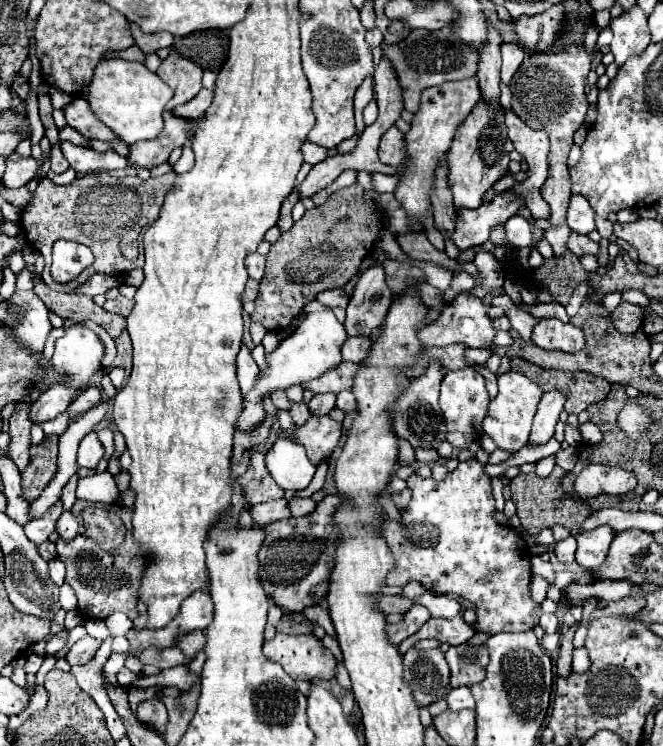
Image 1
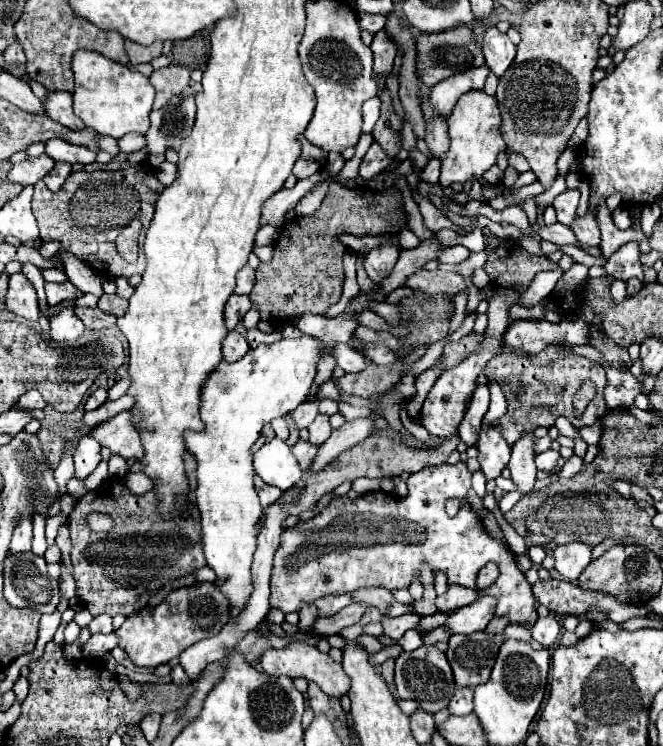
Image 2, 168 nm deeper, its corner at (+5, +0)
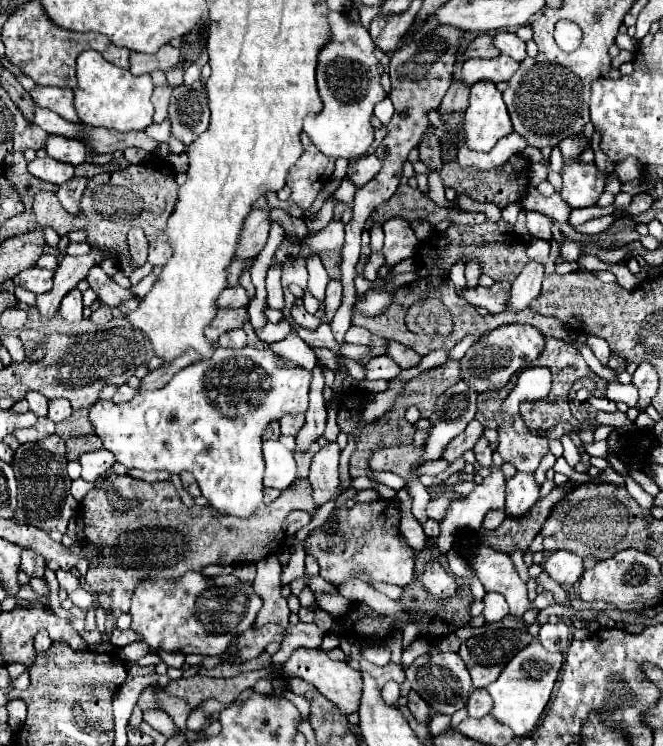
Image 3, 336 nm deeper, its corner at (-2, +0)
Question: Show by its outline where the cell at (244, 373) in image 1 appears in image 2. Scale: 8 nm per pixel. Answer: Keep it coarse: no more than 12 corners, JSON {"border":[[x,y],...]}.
{"border":[[231,330],[223,338],[223,356],[239,360],[247,354],[247,340]]}

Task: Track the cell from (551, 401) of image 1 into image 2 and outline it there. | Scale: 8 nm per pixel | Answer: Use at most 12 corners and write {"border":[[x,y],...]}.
{"border":[[533,434],[521,436],[507,464],[521,494],[533,492]]}

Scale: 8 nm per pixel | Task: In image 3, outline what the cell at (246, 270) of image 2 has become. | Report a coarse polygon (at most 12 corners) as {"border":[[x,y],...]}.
{"border":[[240,284],[226,288],[218,298],[220,308],[250,304],[248,290]]}

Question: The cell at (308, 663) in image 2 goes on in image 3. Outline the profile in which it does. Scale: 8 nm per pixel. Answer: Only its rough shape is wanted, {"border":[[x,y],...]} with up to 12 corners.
{"border":[[298,648],[286,678],[314,684],[342,714],[358,710],[362,676],[320,648]]}

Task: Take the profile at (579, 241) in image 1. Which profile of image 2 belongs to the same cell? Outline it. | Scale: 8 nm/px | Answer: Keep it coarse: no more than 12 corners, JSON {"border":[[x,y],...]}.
{"border":[[555,222],[533,230],[553,244],[577,244],[571,228]]}

